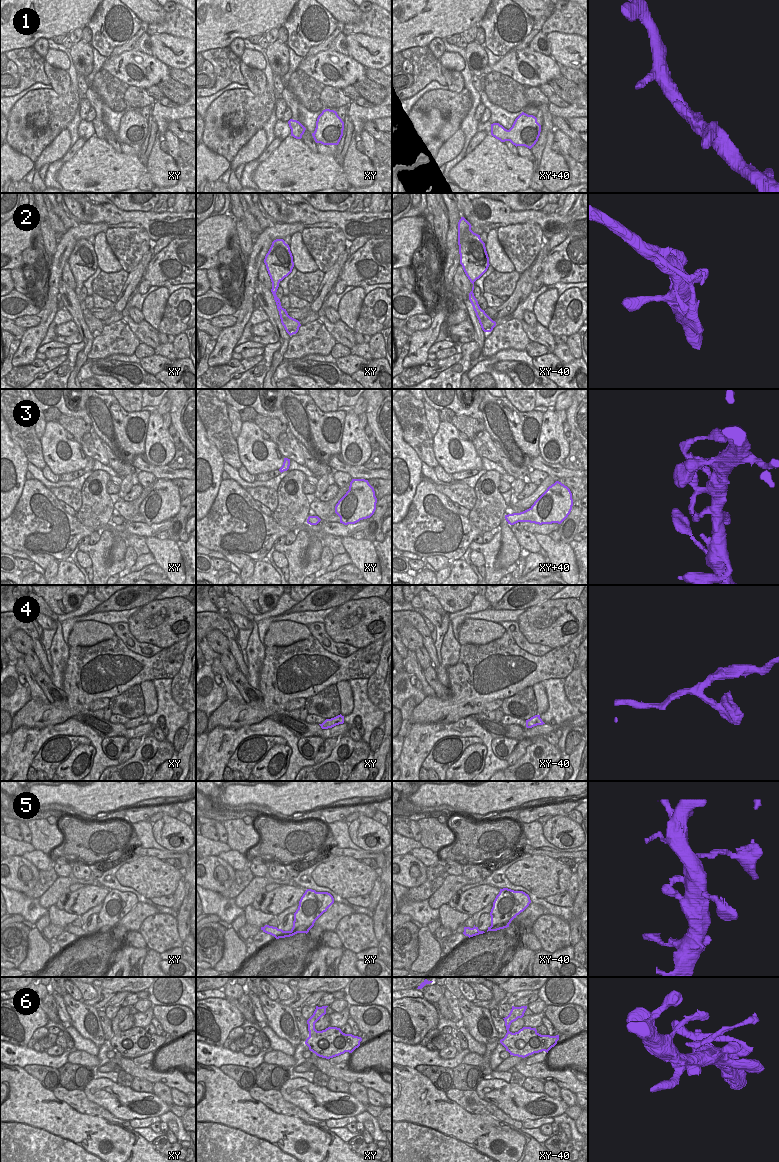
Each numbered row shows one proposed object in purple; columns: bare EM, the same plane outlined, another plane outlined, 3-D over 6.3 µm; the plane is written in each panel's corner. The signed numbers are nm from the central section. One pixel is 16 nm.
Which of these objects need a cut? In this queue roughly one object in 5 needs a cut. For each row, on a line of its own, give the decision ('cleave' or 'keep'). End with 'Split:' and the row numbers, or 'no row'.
1: keep
2: keep
3: keep
4: keep
5: keep
6: keep
Split: no row

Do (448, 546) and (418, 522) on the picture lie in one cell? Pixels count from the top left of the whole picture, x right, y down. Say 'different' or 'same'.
same

